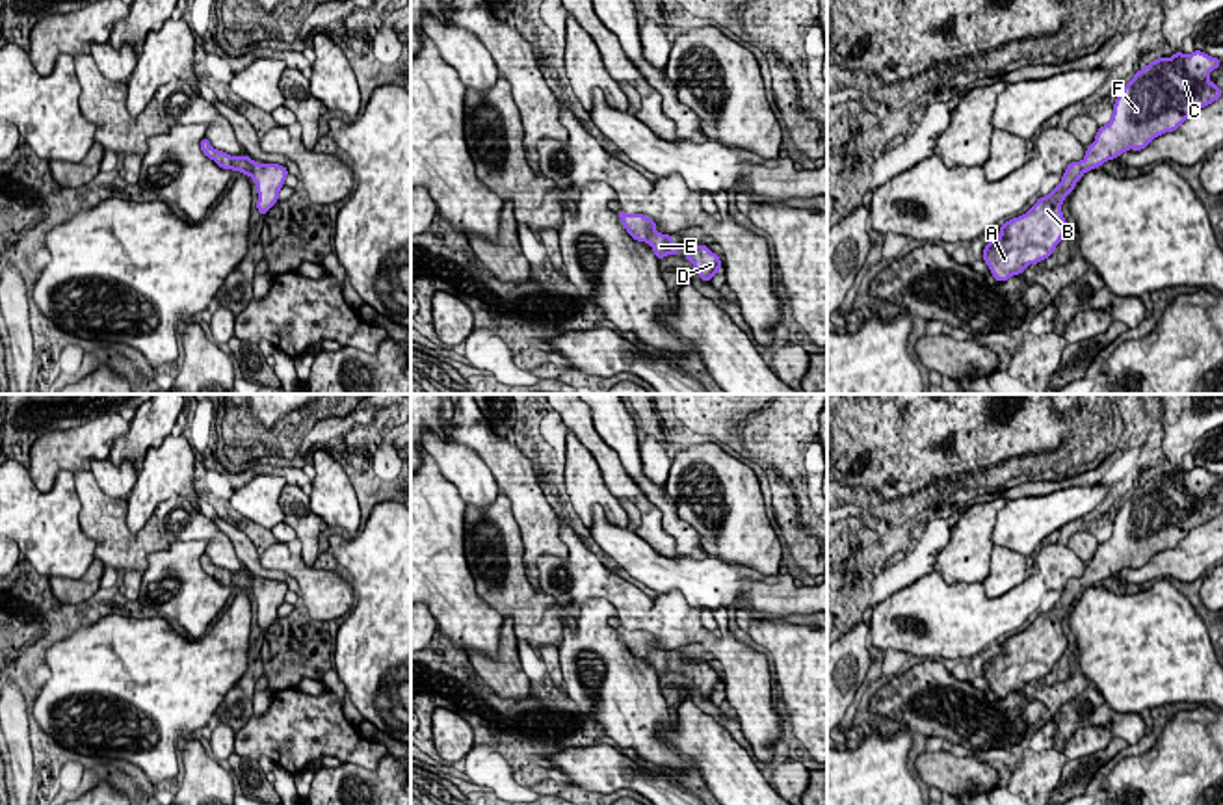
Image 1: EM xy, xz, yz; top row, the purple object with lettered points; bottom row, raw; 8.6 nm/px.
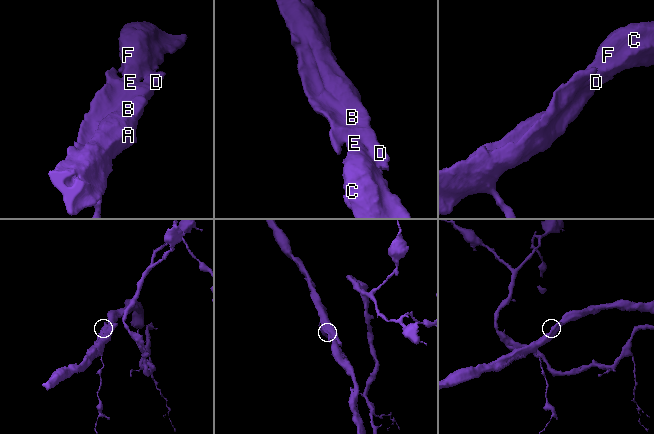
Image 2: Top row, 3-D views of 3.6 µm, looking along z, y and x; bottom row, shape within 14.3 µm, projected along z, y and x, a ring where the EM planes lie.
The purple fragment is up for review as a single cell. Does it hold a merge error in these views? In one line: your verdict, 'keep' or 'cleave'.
keep

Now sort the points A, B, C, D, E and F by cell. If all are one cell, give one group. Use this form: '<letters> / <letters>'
A B C D E F

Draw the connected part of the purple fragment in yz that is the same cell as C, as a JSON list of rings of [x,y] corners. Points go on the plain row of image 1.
[[[1195,467],[1158,474],[1134,491],[1113,521],[1111,537],[1098,545],[1082,578],[1071,578],[1061,599],[1022,632],[1002,640],[1000,653],[983,666],[983,679],[1000,699],[1048,675],[1069,641],[1061,621],[1091,586],[1123,569],[1145,565],[1154,554],[1175,548],[1193,528],[1223,508],[1208,496],[1221,476]]]

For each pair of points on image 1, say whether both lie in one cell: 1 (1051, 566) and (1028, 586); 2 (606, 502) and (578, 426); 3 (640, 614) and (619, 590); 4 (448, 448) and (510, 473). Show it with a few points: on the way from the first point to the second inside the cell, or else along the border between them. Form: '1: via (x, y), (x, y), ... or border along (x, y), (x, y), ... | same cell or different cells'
1: border along (1043, 577), (1051, 588) | different cells
2: border along (569, 430), (597, 463), (608, 491) | different cells
3: via (634, 608), (623, 595) | same cell
4: border along (450, 435), (482, 460), (499, 488) | different cells

